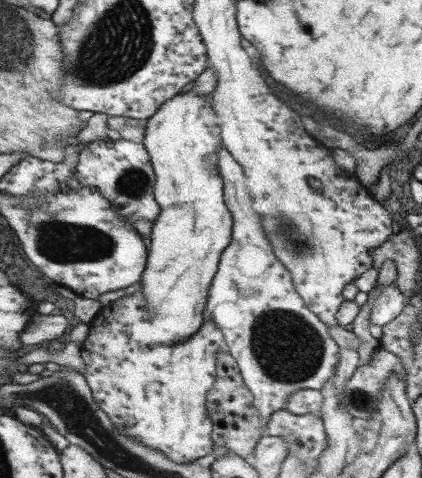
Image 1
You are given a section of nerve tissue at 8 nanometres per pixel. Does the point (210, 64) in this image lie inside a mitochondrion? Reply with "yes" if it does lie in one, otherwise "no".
no

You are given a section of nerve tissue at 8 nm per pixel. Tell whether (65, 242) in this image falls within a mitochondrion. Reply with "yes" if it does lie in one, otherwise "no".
yes

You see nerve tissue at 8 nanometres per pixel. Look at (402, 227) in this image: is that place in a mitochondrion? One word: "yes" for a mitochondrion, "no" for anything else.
no

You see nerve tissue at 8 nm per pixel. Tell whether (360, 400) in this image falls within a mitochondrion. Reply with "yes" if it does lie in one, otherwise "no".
yes

